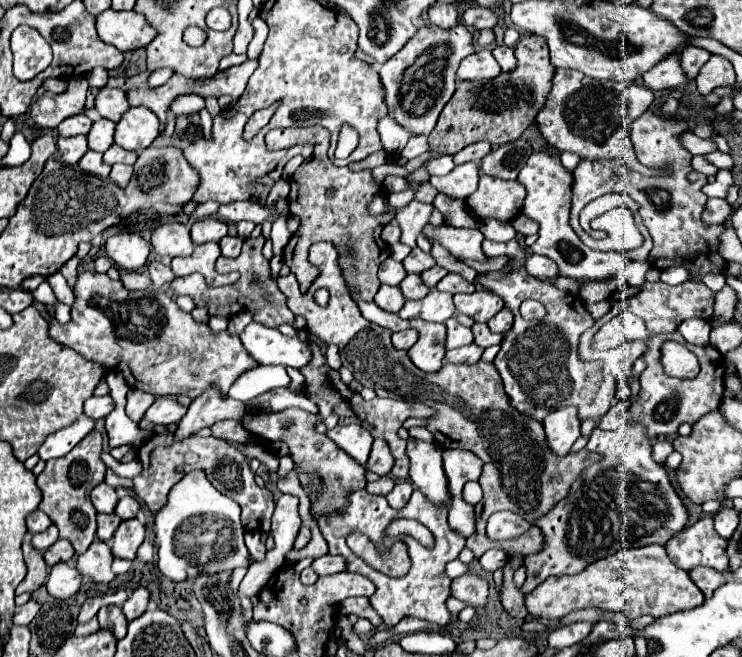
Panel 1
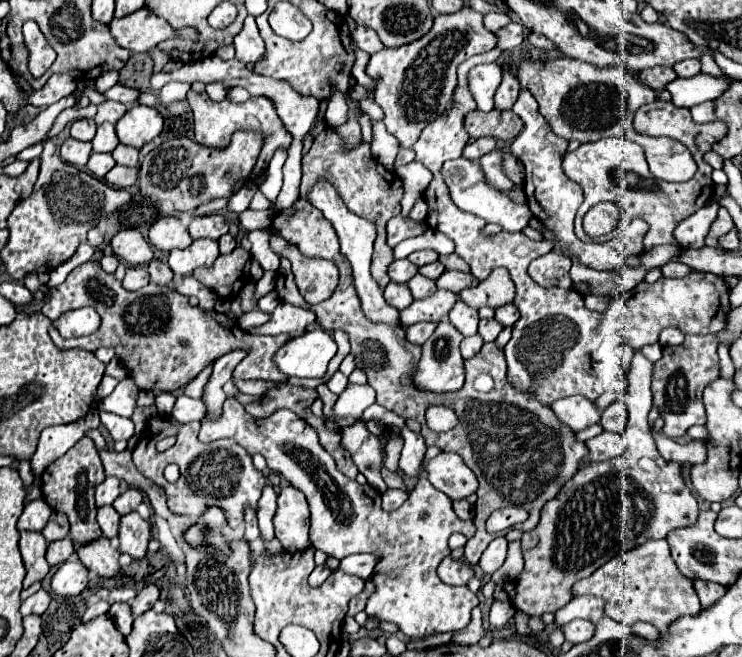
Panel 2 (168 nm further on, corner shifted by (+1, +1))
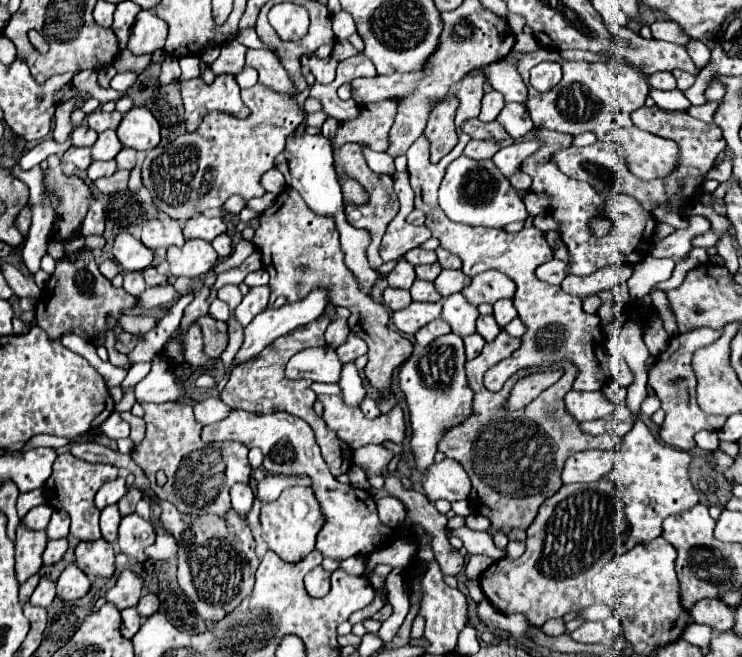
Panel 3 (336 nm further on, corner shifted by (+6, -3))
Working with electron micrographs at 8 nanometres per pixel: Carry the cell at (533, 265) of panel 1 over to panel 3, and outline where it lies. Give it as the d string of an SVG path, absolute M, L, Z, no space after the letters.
M550 259L536 269L536 277L550 285L560 285L566 277L566 263L560 259Z

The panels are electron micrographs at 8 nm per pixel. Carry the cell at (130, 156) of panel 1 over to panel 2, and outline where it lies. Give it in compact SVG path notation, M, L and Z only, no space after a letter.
M119 145L115 151L113 151L113 157L119 165L127 165L127 167L135 167L137 161L139 161L139 149L135 147L129 147L129 145Z

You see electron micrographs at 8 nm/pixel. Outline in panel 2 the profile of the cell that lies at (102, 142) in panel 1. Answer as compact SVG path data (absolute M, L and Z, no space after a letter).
M103 123L97 127L97 135L93 139L93 153L111 153L119 145L113 123Z

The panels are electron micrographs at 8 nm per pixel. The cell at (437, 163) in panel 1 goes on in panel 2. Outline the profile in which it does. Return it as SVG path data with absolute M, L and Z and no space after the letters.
M465 157L447 161L443 165L443 177L445 183L449 187L449 195L453 199L453 203L471 215L477 215L489 223L499 223L505 231L523 231L523 227L529 223L529 219L533 217L531 209L527 205L517 205L511 197L507 197L503 191L489 187L489 183L485 181L485 175L479 167L477 161L469 161Z

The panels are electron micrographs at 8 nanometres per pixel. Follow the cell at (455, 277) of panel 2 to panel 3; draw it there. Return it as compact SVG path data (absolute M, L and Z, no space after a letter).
M442 271L438 279L434 281L436 291L446 299L452 293L462 291L470 283L470 277L466 277L462 271Z

